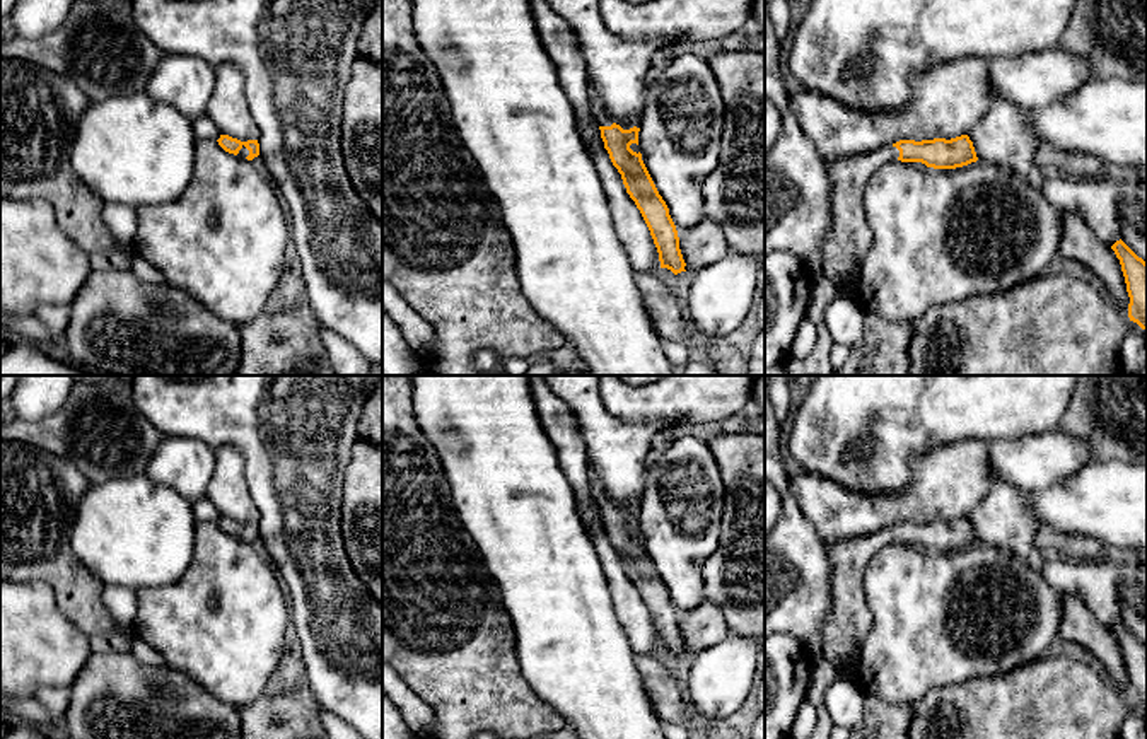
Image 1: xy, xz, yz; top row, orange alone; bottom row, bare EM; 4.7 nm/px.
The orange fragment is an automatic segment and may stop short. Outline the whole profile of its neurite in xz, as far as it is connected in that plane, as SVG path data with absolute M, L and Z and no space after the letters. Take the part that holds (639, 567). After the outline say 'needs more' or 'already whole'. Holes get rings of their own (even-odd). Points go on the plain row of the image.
M591 469L589 478L591 492L601 512L604 531L608 532L613 548L621 556L626 575L635 584L650 613L659 635L661 650L667 650L674 657L686 654L686 645L679 631L678 613L669 597L669 591L659 577L642 543L642 536L630 531L632 526L638 527L640 510L633 509L630 512L623 512L609 500L594 469Z; needs more

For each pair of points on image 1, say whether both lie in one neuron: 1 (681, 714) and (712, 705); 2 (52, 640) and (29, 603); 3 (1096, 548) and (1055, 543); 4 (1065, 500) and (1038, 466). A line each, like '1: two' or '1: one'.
1: two
2: one
3: one
4: two

